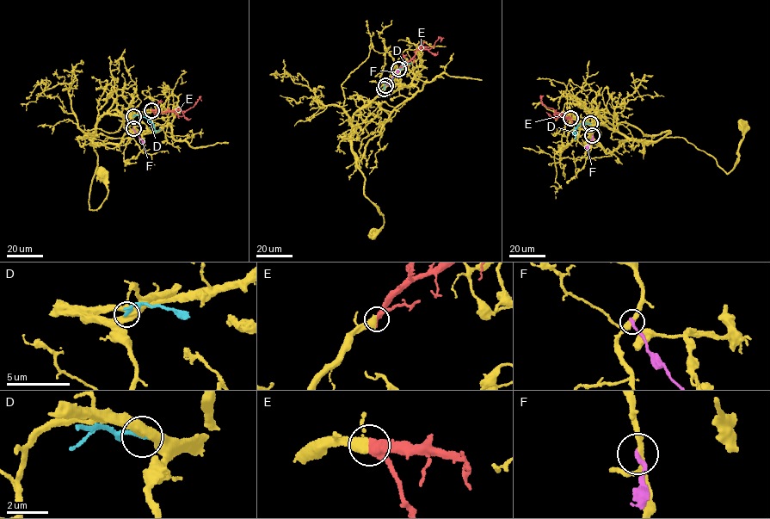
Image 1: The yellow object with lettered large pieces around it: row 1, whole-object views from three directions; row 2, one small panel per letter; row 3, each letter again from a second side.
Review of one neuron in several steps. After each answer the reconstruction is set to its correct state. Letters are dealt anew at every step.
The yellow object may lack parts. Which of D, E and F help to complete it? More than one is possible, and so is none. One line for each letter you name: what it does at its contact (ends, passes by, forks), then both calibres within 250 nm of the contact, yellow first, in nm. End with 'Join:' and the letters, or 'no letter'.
E: it passes by; calibres 420 and 360 nm
Join: E

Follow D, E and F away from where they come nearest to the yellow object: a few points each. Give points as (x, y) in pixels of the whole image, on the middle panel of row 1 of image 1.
D: (384, 89), (404, 64), (411, 62)
E: (398, 69), (416, 51), (429, 49), (436, 40), (443, 38)
F: (386, 85), (398, 69)

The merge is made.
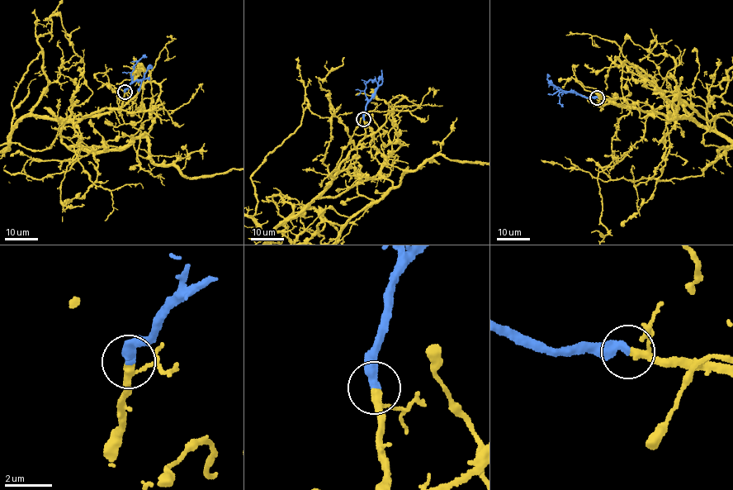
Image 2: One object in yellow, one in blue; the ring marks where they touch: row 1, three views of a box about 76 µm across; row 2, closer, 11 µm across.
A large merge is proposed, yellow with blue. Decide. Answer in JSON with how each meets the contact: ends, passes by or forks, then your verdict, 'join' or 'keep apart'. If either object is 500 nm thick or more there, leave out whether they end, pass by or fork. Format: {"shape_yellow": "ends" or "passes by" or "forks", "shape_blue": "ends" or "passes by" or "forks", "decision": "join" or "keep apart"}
{"shape_yellow": "passes by", "shape_blue": "ends", "decision": "join"}

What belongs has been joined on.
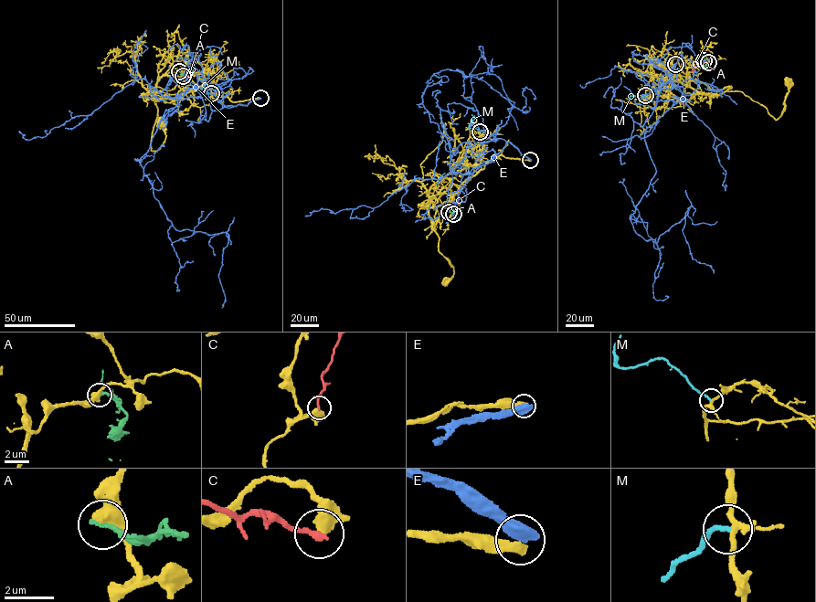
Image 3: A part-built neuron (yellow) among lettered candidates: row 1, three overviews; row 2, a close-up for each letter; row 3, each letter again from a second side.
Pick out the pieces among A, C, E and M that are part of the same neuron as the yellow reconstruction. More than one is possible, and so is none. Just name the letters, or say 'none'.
none

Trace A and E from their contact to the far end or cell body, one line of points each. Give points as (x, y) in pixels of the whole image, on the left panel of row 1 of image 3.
A: (179, 71), (185, 79), (193, 69)
E: (259, 98), (234, 106), (202, 97), (176, 99), (139, 163), (175, 229), (227, 234), (218, 276), (222, 308)

